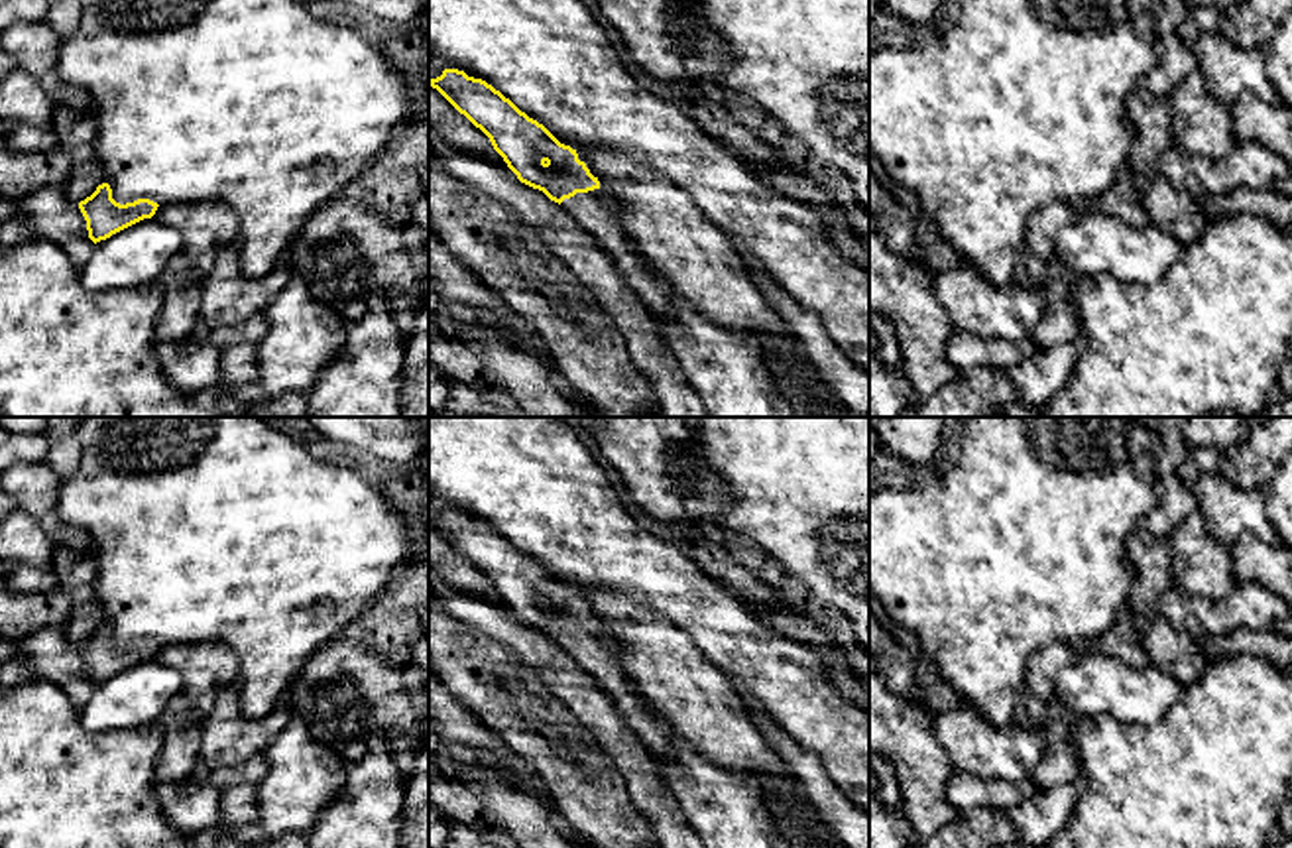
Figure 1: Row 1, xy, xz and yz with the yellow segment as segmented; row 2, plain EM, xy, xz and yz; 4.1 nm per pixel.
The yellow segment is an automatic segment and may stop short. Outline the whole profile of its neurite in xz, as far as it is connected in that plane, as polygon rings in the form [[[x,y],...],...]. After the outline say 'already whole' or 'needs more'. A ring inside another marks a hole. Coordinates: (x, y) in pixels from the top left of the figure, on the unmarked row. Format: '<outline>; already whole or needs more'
[[[444,510],[429,525],[490,578],[521,624],[558,643],[598,683],[649,752],[669,752],[669,728],[649,710],[623,667],[621,649],[606,637],[576,590],[464,512]]]; needs more

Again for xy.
[[[108,624],[98,626],[90,637],[79,643],[79,649],[87,661],[88,679],[94,685],[144,659],[151,659],[157,647],[159,645],[149,639],[120,645],[112,639],[112,630]]]; already whole

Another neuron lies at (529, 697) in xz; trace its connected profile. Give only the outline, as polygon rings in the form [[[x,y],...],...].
[[[429,604],[429,667],[466,708],[488,728],[501,734],[503,742],[519,754],[529,767],[541,775],[555,809],[580,830],[596,848],[659,848],[657,836],[647,818],[635,809],[623,775],[614,767],[596,736],[541,683],[539,675],[525,667],[521,657],[505,649],[498,639],[454,620],[444,606]],[[555,724],[568,736],[568,756],[557,752],[545,738],[541,726]]]

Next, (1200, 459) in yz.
[[[1190,447],[1188,458],[1176,472],[1182,478],[1192,478],[1196,472],[1211,472],[1217,474],[1221,462],[1221,449],[1213,447]]]

